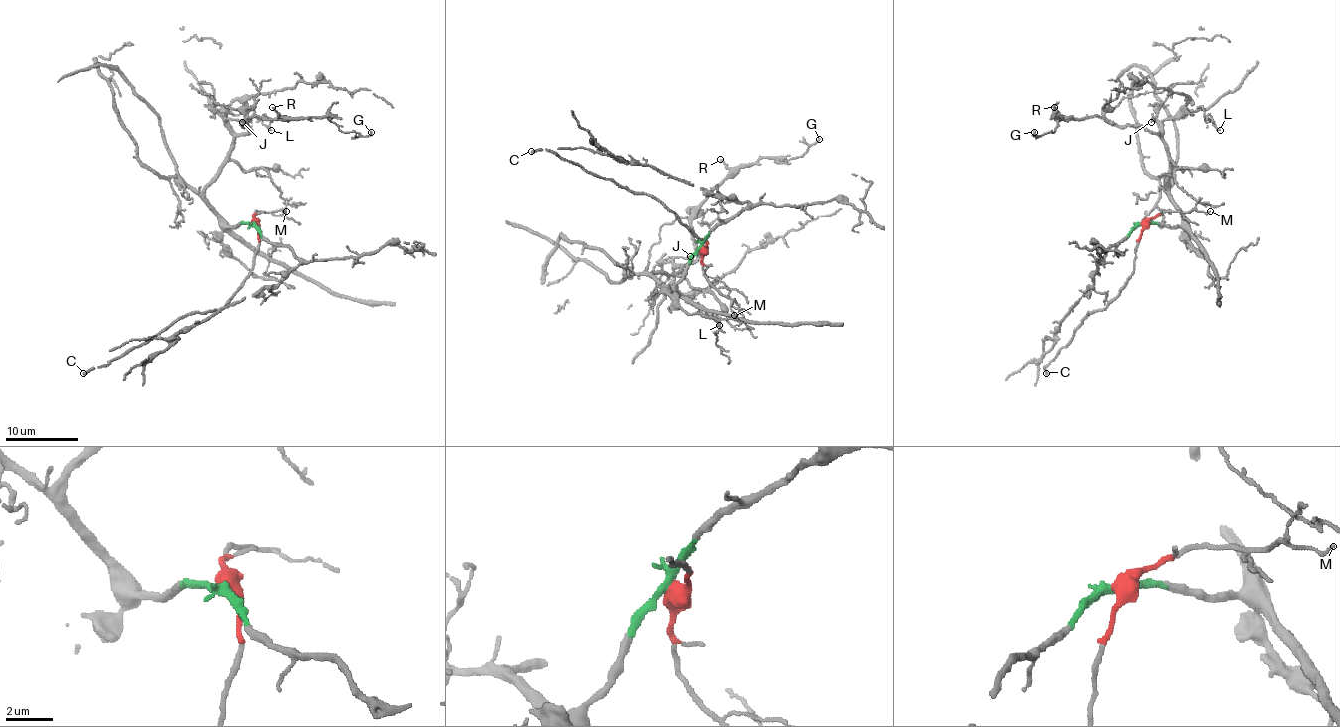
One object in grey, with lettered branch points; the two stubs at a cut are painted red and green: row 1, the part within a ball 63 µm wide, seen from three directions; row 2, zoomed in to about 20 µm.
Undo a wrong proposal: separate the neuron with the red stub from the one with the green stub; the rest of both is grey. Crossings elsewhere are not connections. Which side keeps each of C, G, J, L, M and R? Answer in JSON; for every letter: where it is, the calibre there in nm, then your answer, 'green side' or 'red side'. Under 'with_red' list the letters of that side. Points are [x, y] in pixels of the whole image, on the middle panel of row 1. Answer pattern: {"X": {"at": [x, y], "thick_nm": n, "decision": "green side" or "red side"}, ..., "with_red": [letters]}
{"C": {"at": [531, 151], "thick_nm": 280, "decision": "red side"}, "G": {"at": [819, 139], "thick_nm": 150, "decision": "green side"}, "J": {"at": [690, 256], "thick_nm": 190, "decision": "green side"}, "L": {"at": [719, 325], "thick_nm": 140, "decision": "green side"}, "M": {"at": [734, 315], "thick_nm": 140, "decision": "red side"}, "R": {"at": [720, 159], "thick_nm": 140, "decision": "green side"}, "with_red": ["C", "M"]}

